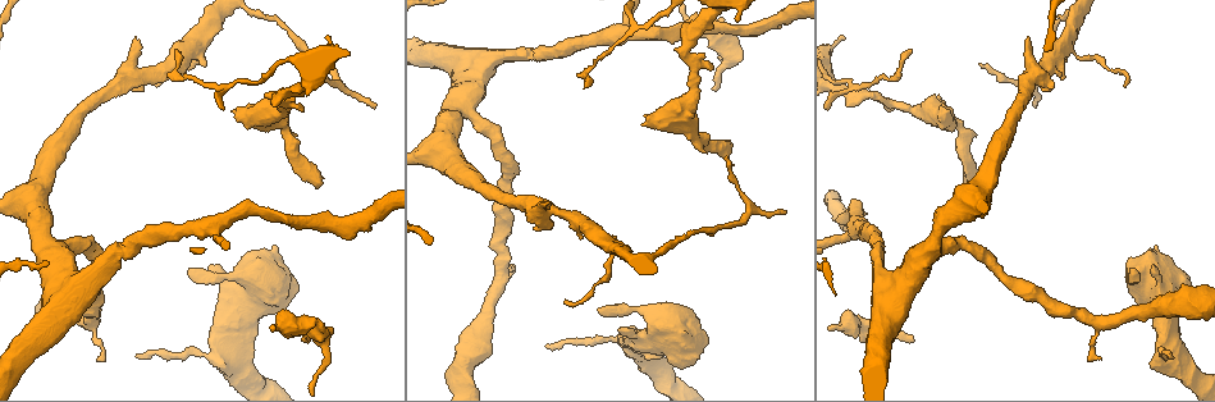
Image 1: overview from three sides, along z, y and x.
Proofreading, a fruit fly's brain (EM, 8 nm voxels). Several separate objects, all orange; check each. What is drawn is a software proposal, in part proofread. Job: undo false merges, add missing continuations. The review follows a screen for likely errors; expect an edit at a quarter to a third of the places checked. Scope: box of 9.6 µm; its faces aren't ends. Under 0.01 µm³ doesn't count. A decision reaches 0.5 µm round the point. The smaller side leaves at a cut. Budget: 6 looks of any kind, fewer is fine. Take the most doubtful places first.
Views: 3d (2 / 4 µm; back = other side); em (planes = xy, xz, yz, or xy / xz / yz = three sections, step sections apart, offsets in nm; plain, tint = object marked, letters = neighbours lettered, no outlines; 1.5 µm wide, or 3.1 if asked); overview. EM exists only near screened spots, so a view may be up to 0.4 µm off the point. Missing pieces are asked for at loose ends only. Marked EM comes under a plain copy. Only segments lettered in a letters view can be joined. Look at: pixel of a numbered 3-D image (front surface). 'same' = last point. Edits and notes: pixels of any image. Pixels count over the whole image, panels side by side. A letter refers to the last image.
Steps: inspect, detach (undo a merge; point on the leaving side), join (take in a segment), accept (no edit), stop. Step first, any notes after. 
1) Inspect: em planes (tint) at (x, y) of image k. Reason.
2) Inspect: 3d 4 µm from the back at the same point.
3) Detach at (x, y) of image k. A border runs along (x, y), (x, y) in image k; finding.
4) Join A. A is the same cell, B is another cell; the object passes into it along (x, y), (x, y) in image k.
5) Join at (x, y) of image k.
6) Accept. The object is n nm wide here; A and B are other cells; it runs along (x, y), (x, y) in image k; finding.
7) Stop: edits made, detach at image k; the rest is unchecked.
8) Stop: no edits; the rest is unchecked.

Inspect: em xy step 8 (tint) at (710, 64) of image 1. An open end.

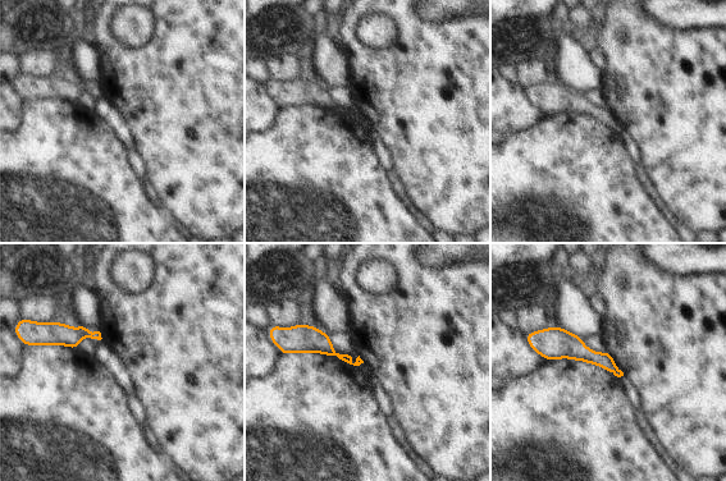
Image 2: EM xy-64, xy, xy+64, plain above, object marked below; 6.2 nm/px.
Inspect: em planes (tint) at the same point.

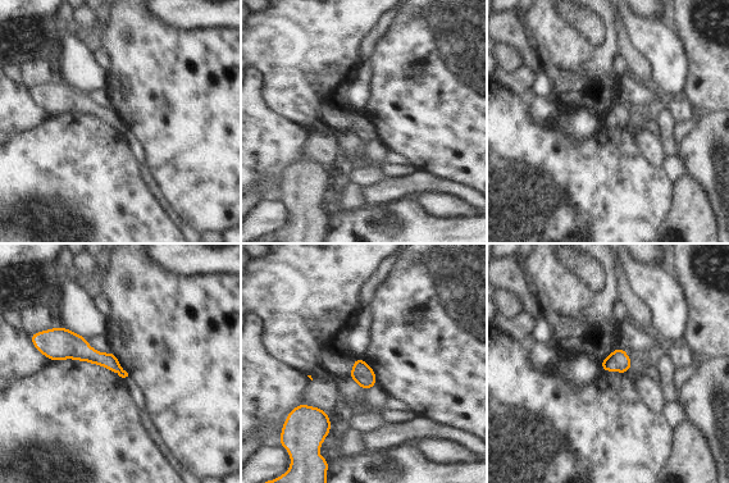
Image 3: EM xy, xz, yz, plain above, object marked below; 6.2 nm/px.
Inspect: em planes (letters) at the same point.

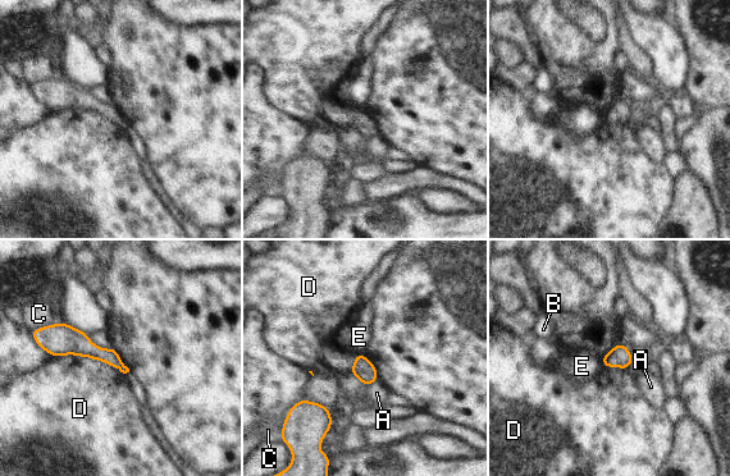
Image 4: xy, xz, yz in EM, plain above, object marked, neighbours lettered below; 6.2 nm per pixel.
Accept. The longest contact is with D, 480 nm; A, B, C, D and E are other cells; a border runs along (51, 355), (89, 356), (124, 374) in image 4; none of them fits.

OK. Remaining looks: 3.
Inspect: 3d 4 µm at (234, 112) of image 1. Branch stops here.

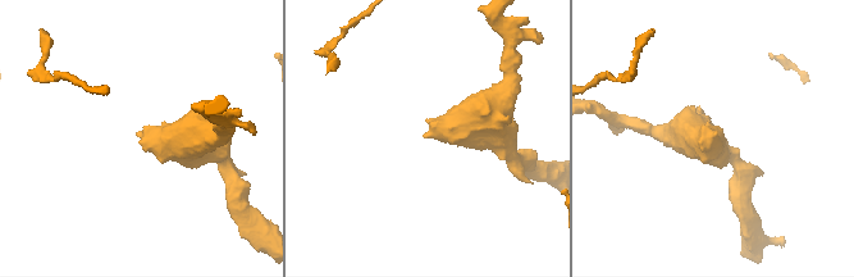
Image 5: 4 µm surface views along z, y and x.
Inspect: em xy step 8 (letters) at (426, 136) of image 5.

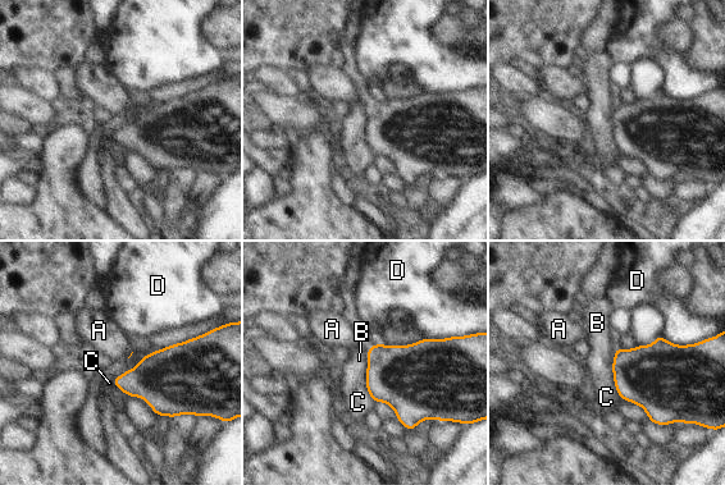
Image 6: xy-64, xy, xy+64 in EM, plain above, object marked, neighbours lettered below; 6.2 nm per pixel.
Inspect: em yz step 4 (letters) at the same point. Cut it another way.

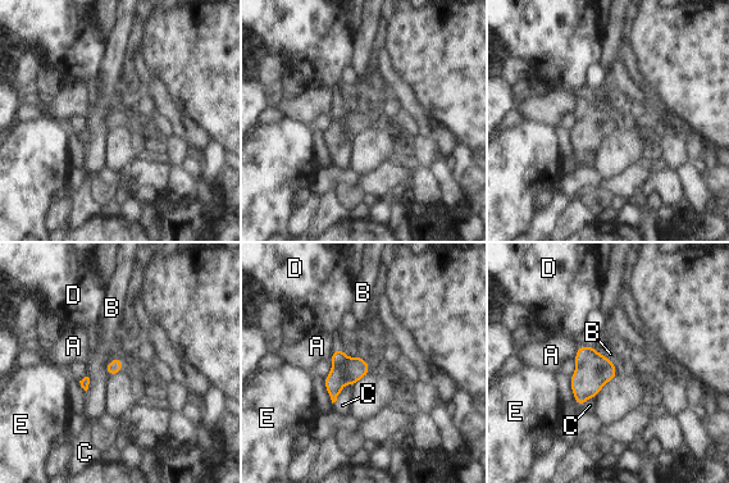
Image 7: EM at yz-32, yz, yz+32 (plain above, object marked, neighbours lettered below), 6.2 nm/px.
Accept. A, B, C, D and E are other cells; a border runs along (364, 358), (347, 356), (341, 363) in image 7; none of them fits.

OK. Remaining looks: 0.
Stop: no edits; the rest is unchecked.

